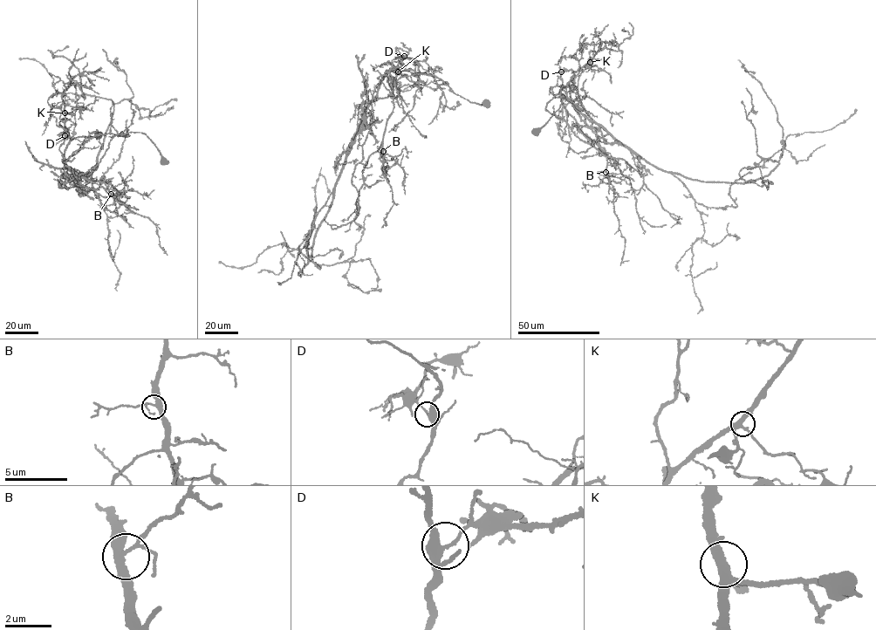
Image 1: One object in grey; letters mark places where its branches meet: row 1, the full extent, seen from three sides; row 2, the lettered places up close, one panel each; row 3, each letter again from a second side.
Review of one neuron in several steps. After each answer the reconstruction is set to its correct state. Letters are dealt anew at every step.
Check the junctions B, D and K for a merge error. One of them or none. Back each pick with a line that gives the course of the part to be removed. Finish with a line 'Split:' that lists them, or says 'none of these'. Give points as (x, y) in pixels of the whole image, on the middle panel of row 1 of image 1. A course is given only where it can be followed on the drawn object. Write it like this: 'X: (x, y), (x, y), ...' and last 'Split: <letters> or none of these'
D: (404, 56), (392, 61), (393, 108), (379, 149), (371, 154), (363, 170), (356, 216), (332, 229), (325, 221)
Split: D

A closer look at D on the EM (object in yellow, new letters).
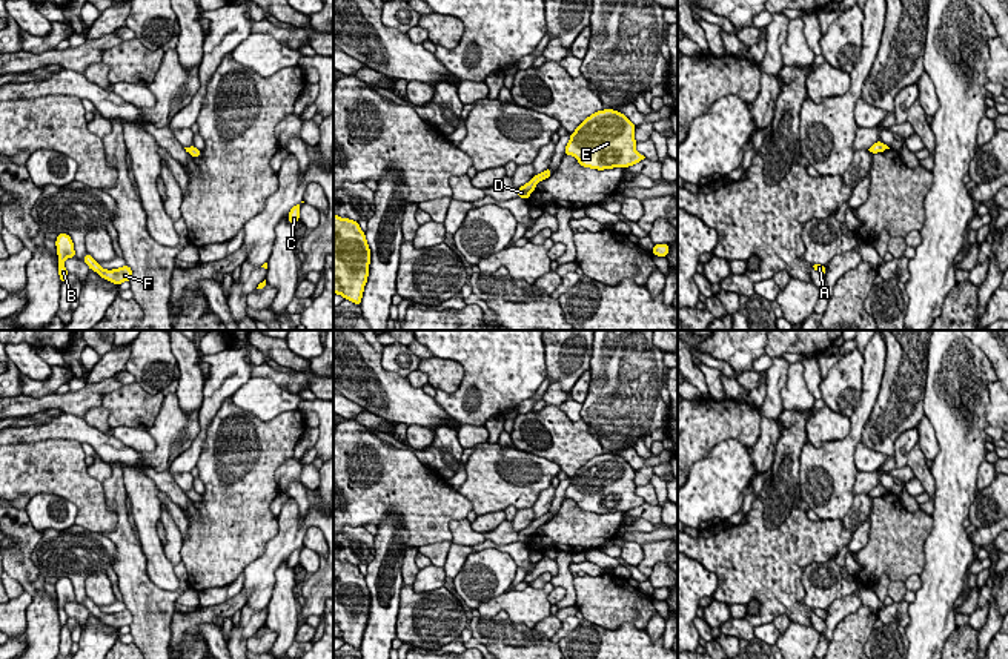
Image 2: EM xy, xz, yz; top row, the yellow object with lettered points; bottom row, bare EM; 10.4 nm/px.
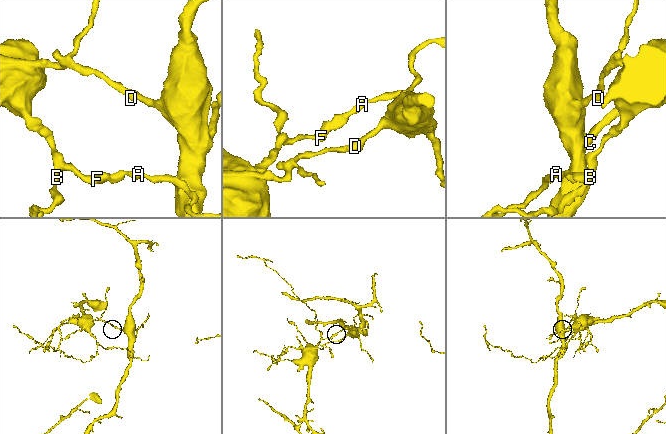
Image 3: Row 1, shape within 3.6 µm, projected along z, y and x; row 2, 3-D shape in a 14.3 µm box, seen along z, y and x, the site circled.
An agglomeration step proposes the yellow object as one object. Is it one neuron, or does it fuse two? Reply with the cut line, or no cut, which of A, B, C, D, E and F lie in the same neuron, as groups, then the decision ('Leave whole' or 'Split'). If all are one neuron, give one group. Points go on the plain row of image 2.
Split along xz (532, 523), (537, 527). Groups: A B D F / C E. Split

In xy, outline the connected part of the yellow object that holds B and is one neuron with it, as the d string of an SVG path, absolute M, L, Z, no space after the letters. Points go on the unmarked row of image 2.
M58 578L55 584L57 590L57 599L58 599L58 619L60 619L60 627L65 627L68 622L68 614L65 611L65 604L66 602L75 602L75 594L74 594L74 587L72 582L68 578Z

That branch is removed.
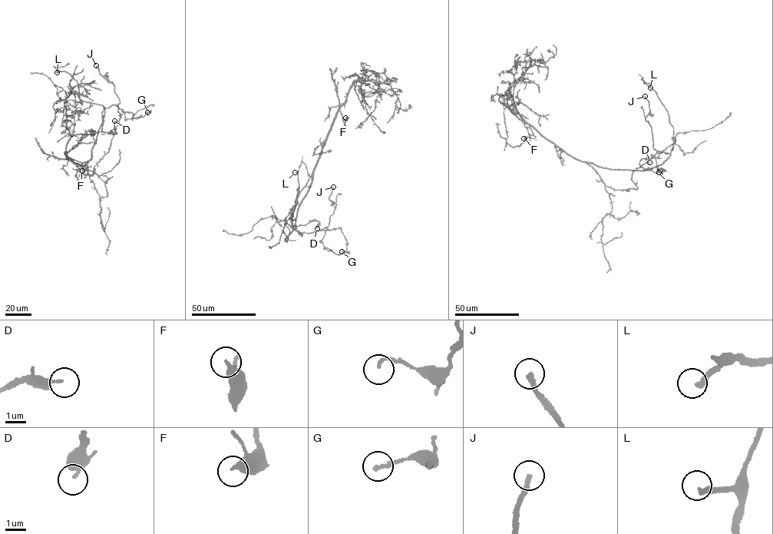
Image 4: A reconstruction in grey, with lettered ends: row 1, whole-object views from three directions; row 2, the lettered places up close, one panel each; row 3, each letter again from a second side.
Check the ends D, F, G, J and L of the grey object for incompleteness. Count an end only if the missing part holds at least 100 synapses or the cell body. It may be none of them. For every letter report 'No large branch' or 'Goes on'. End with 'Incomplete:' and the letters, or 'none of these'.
D: No large branch
F: No large branch
G: No large branch
J: Goes on
L: Goes on
Incomplete: J, L

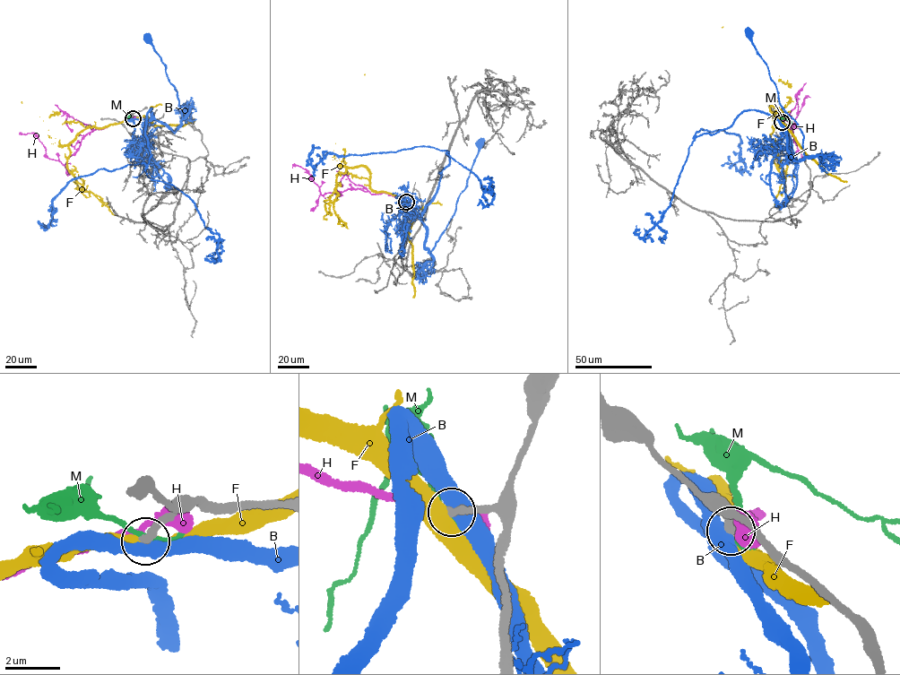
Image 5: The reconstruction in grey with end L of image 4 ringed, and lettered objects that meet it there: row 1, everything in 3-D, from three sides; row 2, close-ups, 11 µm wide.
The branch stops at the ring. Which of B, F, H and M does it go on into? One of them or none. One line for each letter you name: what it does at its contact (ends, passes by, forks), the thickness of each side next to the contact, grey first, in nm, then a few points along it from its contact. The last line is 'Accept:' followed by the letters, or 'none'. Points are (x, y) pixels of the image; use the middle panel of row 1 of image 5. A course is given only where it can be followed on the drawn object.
Accept: none

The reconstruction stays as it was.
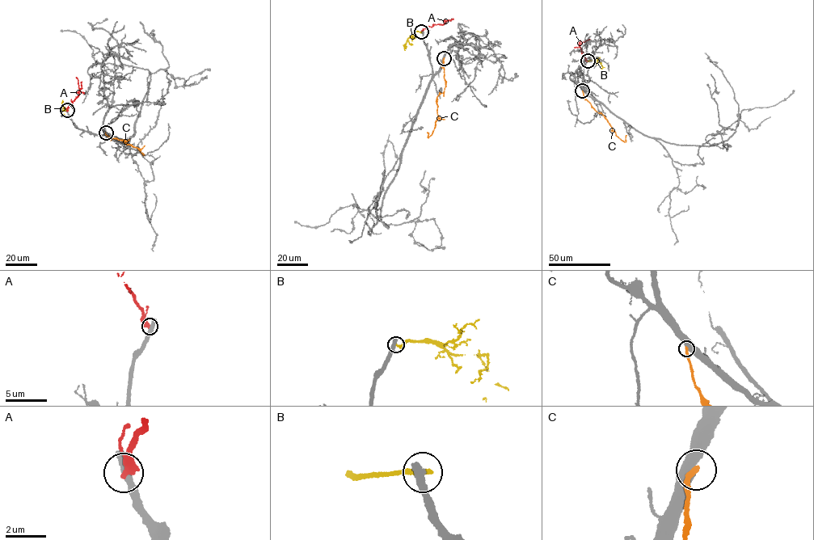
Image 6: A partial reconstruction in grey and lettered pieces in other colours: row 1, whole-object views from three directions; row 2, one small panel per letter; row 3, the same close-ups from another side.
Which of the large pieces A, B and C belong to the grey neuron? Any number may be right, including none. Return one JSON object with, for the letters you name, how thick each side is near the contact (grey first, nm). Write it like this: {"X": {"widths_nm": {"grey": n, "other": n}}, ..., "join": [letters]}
{"join": []}

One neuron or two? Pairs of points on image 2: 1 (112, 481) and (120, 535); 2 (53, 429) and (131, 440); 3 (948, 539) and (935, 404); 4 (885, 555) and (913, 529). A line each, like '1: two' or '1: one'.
1: one
2: two
3: one
4: one

